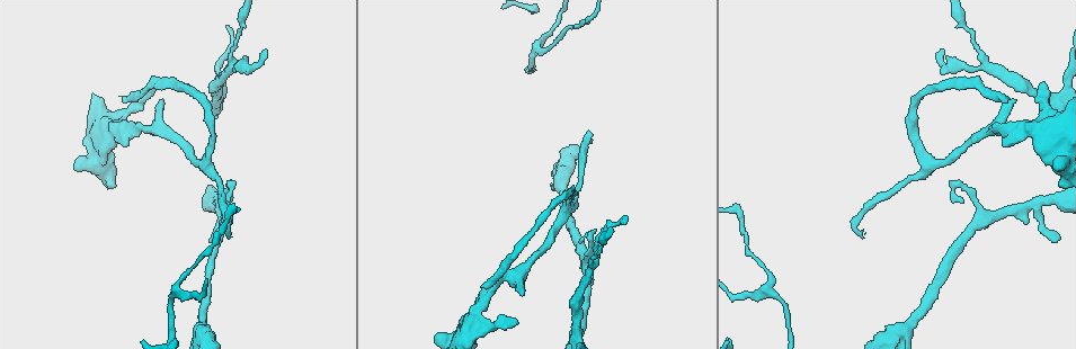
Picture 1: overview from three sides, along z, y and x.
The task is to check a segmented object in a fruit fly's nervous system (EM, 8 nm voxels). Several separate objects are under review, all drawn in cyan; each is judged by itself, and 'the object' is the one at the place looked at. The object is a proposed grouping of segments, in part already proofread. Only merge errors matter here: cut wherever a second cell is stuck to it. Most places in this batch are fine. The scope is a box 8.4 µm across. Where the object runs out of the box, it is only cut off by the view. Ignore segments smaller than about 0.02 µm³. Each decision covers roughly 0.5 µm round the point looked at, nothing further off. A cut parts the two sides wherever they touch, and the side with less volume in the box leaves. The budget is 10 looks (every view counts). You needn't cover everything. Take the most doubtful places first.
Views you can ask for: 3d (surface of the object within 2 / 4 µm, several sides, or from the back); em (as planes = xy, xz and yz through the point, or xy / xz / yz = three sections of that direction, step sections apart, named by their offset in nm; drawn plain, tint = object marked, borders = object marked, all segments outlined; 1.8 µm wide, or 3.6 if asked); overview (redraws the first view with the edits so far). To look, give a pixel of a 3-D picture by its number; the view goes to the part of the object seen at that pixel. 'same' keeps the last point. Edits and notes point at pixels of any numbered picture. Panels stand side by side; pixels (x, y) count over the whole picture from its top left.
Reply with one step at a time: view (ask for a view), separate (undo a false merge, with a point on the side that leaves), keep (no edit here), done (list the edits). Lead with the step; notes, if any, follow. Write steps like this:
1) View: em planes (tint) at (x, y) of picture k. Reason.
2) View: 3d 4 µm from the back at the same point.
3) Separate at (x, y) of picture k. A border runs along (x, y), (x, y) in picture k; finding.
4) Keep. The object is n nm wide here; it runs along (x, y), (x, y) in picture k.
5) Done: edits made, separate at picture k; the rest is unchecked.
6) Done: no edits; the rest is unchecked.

View: 3d 4 µm at (202, 331) of picture 1. Sudden change in width.

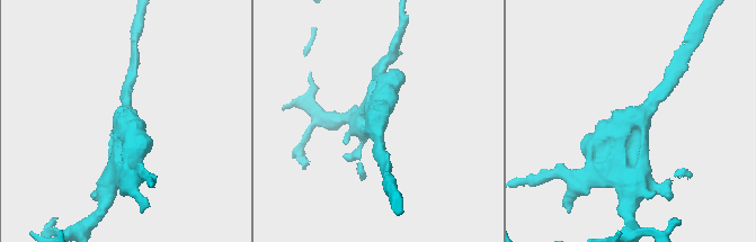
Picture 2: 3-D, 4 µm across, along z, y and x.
View: em planes (tint) at (127, 116) of picture 2.

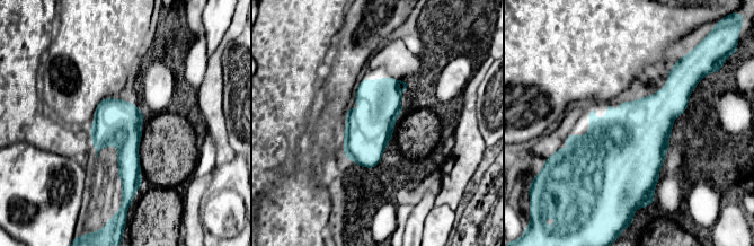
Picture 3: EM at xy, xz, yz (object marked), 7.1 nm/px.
Keep. Continuous, no second cell.

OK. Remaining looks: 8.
View: em planes (tint) at (109, 127) of picture 1. Calibre changes.

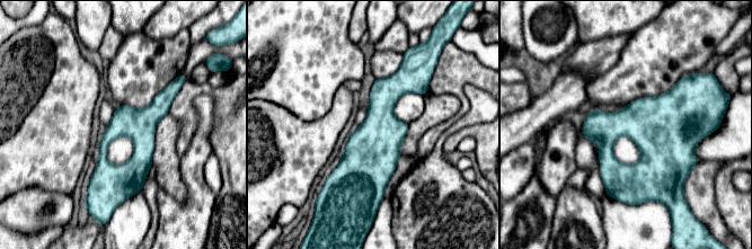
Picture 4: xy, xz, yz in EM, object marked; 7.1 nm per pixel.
Keep. It runs along (173, 85), (115, 194) in picture 4; all the same cell.

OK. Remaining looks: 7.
View: 3d 2 µm at (537, 46) of picture 1. Three arms meet.

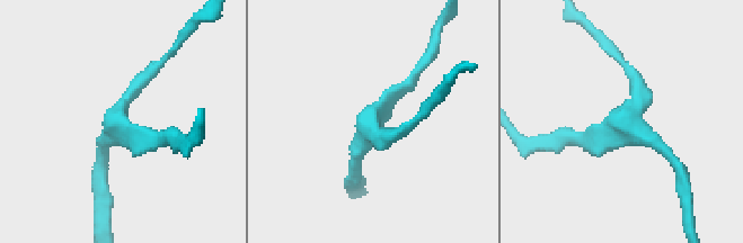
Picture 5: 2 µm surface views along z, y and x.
View: em xz step 8 (tint) at (120, 120) of picture 5. 3 arms meet here; now the EM.

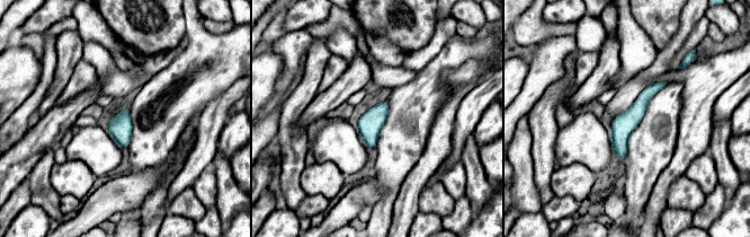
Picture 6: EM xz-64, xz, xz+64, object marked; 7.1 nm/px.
View: em planes (tint) at the same point. Cut it another way.

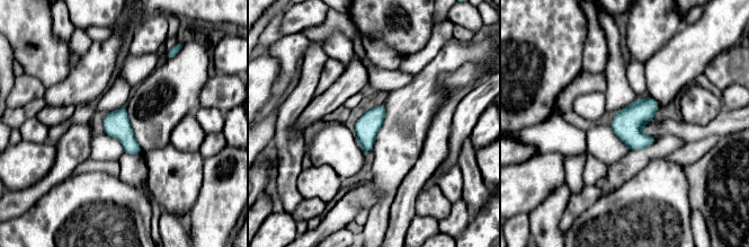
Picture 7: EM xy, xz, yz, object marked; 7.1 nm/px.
Keep. The object is 170 nm wide here; all the same cell.

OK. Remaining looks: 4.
View: 3d 2 µm at (985, 66) of picture 1. Narrows sharply.

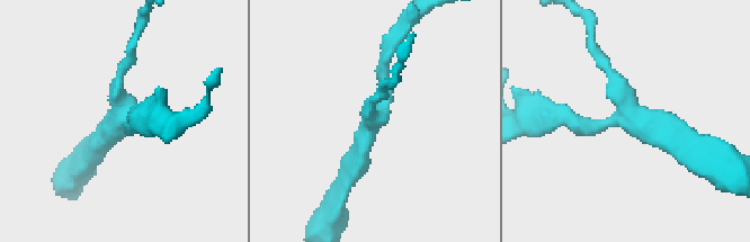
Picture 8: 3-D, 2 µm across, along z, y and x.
View: em yz step 4 (tint) at (622, 112) of picture 8. Need the tissue.

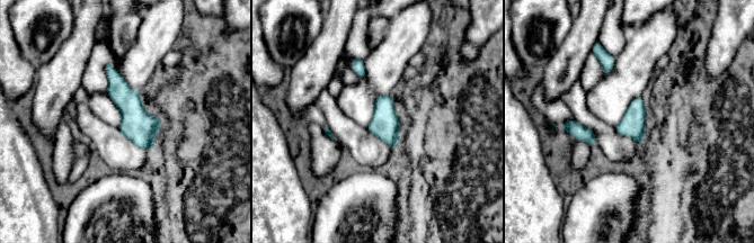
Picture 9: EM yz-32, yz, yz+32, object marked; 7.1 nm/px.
Keep. It runs along (108, 66), (148, 146) in picture 9; all the same cell.

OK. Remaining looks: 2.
Done: no edits; the rest is unchecked.

